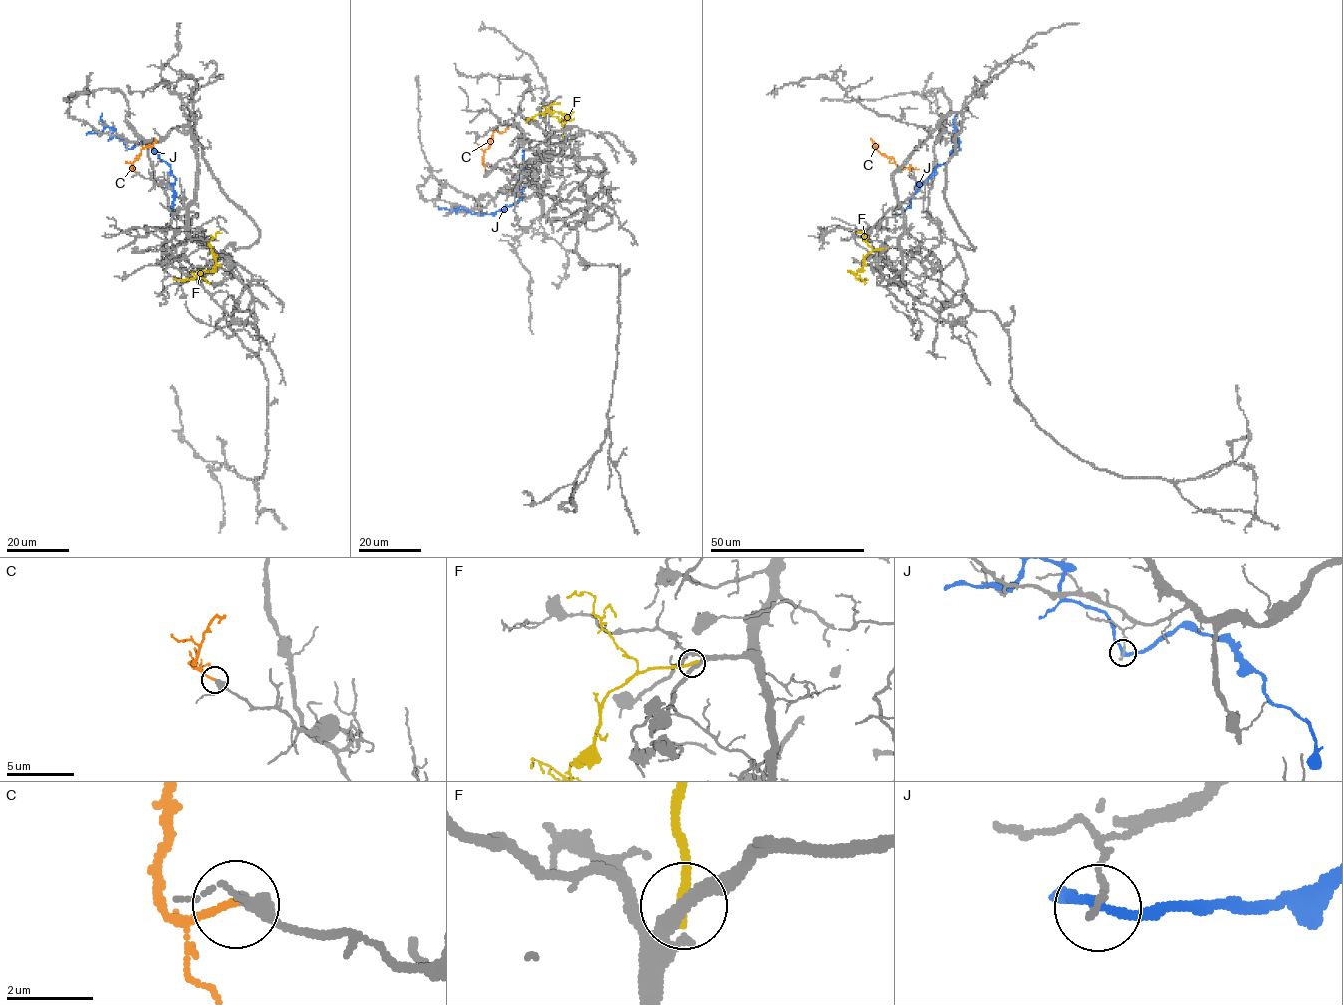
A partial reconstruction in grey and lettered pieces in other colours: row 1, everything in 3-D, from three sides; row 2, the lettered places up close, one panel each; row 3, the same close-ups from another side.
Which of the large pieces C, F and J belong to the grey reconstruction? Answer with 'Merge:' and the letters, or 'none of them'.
Merge: C, F

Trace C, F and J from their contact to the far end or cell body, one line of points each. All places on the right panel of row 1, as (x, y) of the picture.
C: (910, 172), (908, 168), (899, 167), (893, 158), (882, 155), (874, 148), (876, 145), (871, 137)
F: (885, 248), (875, 249), (865, 256), (855, 277), (867, 280)
J: (959, 148), (959, 143), (950, 158), (940, 165), (914, 193), (907, 207), (895, 215)

